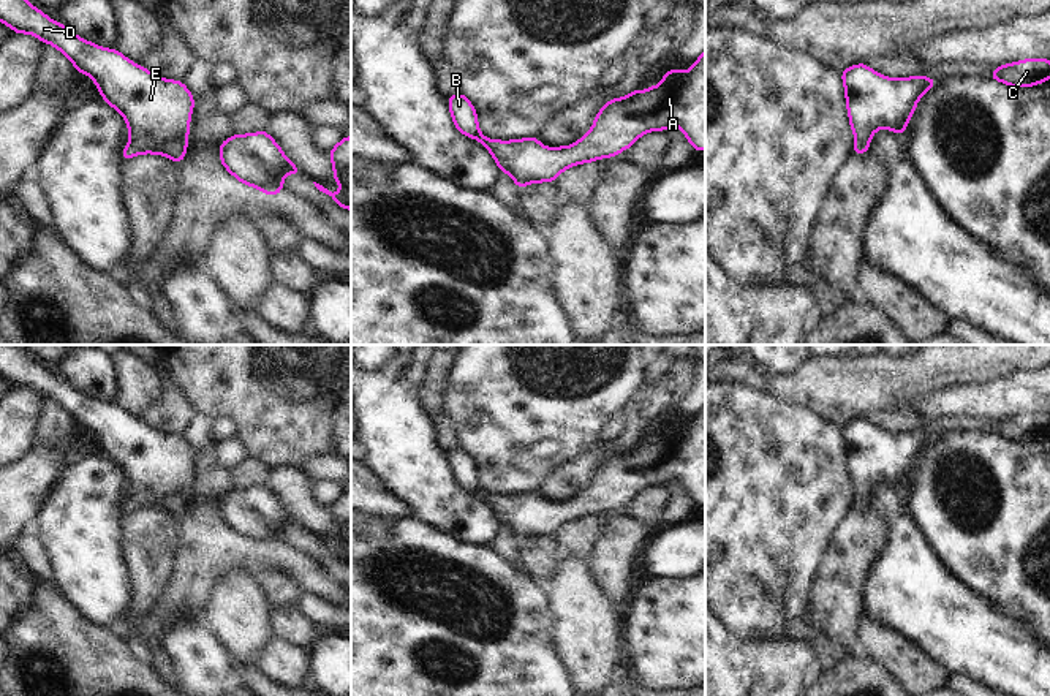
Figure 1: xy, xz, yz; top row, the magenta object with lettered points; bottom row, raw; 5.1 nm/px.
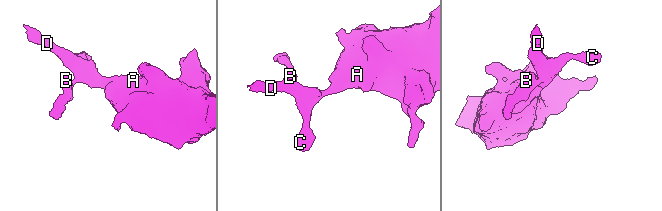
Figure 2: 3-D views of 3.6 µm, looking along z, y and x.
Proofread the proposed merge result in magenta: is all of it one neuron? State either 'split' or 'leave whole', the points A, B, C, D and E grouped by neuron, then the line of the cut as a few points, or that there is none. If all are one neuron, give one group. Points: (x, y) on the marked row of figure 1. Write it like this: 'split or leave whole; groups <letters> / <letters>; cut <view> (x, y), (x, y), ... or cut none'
leave whole; groups A B C D E; cut none

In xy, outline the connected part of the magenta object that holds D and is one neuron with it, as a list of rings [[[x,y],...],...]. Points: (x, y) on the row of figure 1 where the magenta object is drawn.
[[[0,0],[0,22],[9,25],[14,33],[33,33],[43,43],[51,43],[73,62],[76,71],[95,81],[104,103],[115,108],[128,123],[130,144],[122,152],[125,161],[136,153],[161,153],[180,165],[187,152],[190,115],[195,104],[195,98],[182,81],[158,78],[115,49],[103,49],[79,38],[27,0]]]

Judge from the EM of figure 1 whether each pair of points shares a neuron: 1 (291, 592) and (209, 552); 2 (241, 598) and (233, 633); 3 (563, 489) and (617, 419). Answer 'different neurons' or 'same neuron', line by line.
1: different neurons
2: same neuron
3: different neurons

